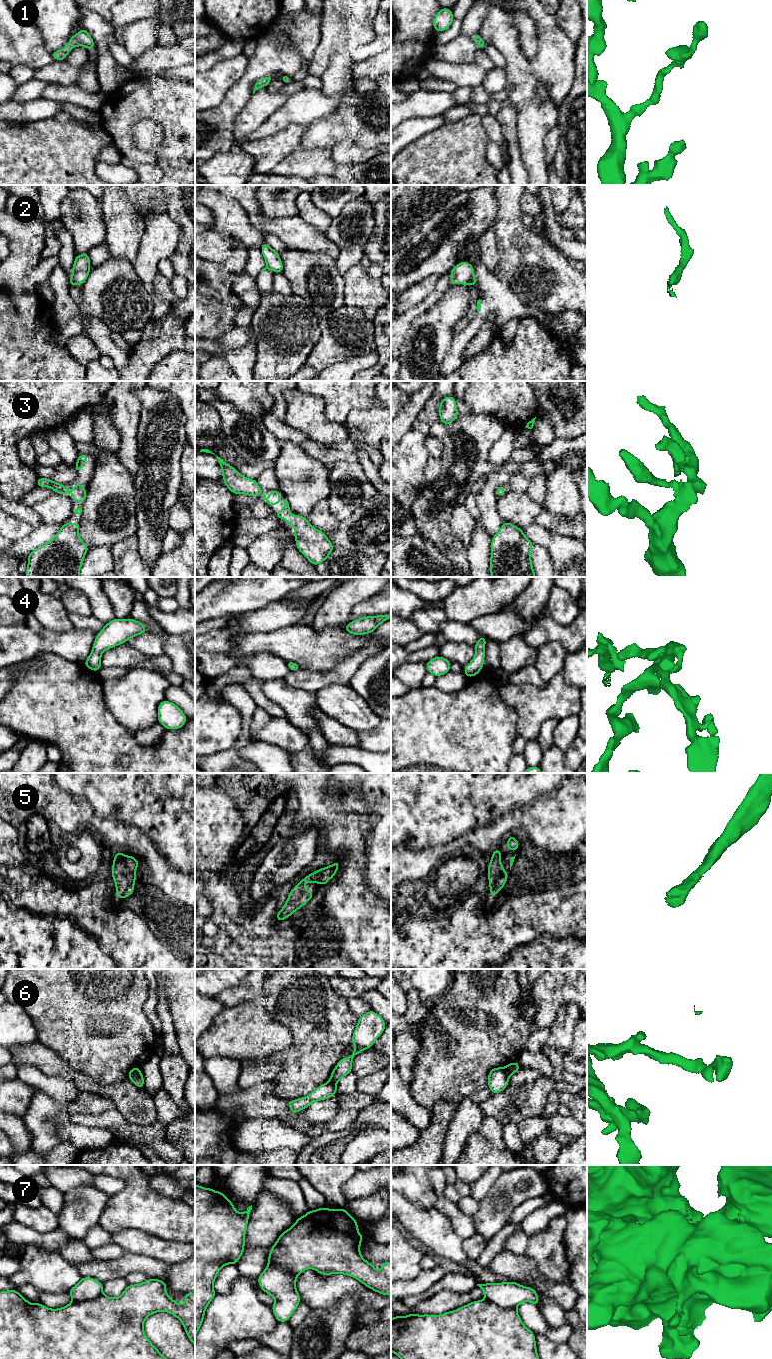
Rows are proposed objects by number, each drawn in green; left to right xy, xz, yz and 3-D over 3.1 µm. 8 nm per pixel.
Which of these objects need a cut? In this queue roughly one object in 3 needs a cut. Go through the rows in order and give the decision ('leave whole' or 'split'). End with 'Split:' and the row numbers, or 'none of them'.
1: leave whole
2: split
3: leave whole
4: leave whole
5: leave whole
6: split
7: leave whole
Split: 2, 6

